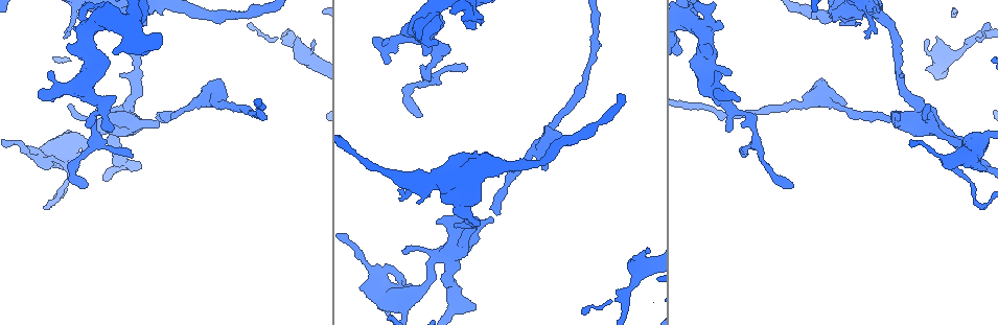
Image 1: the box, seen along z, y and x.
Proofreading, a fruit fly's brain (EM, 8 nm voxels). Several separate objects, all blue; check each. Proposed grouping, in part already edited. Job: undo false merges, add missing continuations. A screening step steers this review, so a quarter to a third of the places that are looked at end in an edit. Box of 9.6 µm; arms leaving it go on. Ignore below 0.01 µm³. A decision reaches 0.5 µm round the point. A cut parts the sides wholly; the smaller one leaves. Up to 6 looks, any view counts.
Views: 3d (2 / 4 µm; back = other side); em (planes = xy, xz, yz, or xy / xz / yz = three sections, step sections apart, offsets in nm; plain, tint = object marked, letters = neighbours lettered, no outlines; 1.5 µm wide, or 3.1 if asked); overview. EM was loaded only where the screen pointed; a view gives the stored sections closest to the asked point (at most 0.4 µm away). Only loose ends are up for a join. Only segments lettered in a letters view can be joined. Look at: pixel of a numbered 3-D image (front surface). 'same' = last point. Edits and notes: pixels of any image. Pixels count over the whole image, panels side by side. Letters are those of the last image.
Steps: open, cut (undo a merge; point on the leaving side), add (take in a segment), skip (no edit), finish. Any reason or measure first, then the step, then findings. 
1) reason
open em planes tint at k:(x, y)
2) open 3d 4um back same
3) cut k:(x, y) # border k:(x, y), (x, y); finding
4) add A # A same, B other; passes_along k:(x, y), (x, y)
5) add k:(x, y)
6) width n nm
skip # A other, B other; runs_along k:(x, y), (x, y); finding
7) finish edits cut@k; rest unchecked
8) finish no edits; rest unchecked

open em xy step 8 letters at 1:(130, 156)

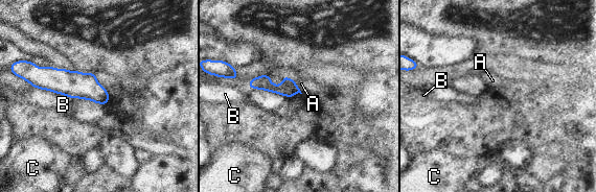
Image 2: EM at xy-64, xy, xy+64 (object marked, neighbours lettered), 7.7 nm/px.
cut it another way
open em planes letters same

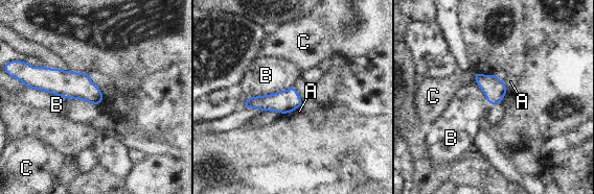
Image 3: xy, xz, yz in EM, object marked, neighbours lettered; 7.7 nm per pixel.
longest_contact B 420 nm
skip # A other, B other, C other; border 3:(292, 86), (250, 96), (243, 106); no lettered segment goes on from it

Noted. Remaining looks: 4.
open 3d 2um at 1:(791, 183)

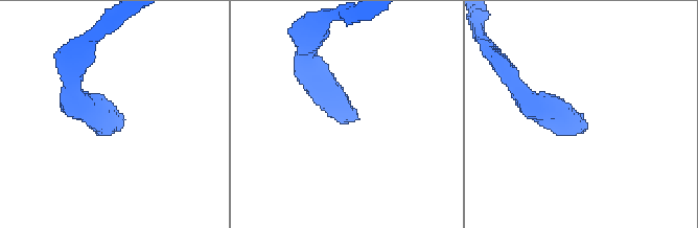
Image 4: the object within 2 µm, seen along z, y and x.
now the EM
open em xz step 8 tint at 4:(122, 121)

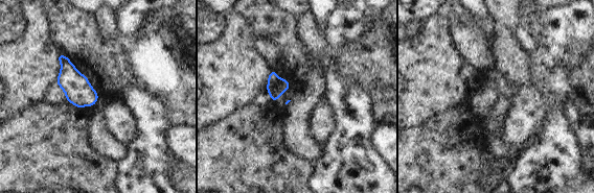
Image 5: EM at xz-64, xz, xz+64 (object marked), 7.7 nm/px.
open em xz step 8 letters same

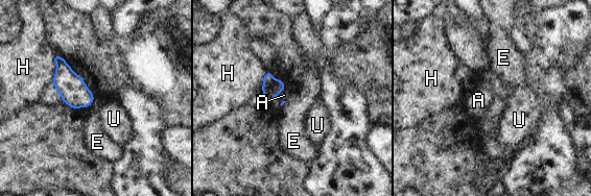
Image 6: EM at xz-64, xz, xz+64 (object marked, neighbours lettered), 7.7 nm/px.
skip # A other, E other, H other, U other; border 6:(95, 97), (87, 107); no lettered segment goes on from it

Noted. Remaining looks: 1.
branch stops here
open em planes letters at 1:(472, 309)

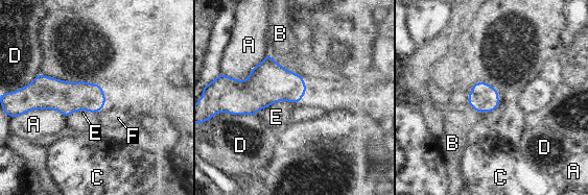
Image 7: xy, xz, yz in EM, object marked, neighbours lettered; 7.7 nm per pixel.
skip # A other, B other, C other, D other, E other, F other; border 7:(288, 101), (275, 101), (263, 108); none of them fits

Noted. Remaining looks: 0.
finish no edits; rest unchecked

